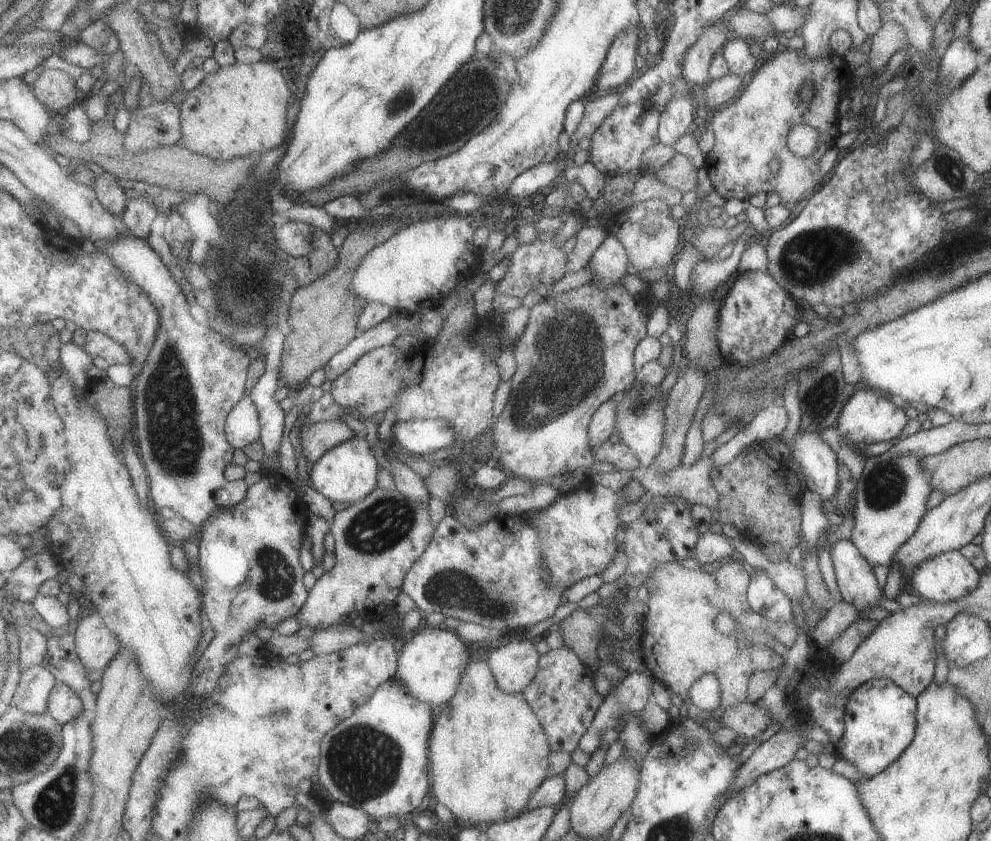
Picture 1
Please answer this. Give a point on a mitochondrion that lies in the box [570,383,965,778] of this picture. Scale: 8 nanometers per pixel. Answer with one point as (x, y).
(885, 485)

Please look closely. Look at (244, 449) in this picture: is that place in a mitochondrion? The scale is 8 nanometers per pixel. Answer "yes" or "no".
no

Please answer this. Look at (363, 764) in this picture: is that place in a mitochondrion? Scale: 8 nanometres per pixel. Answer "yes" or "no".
yes

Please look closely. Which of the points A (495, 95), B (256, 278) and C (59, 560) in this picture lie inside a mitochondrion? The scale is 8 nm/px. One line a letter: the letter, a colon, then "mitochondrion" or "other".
A: mitochondrion
B: mitochondrion
C: other

